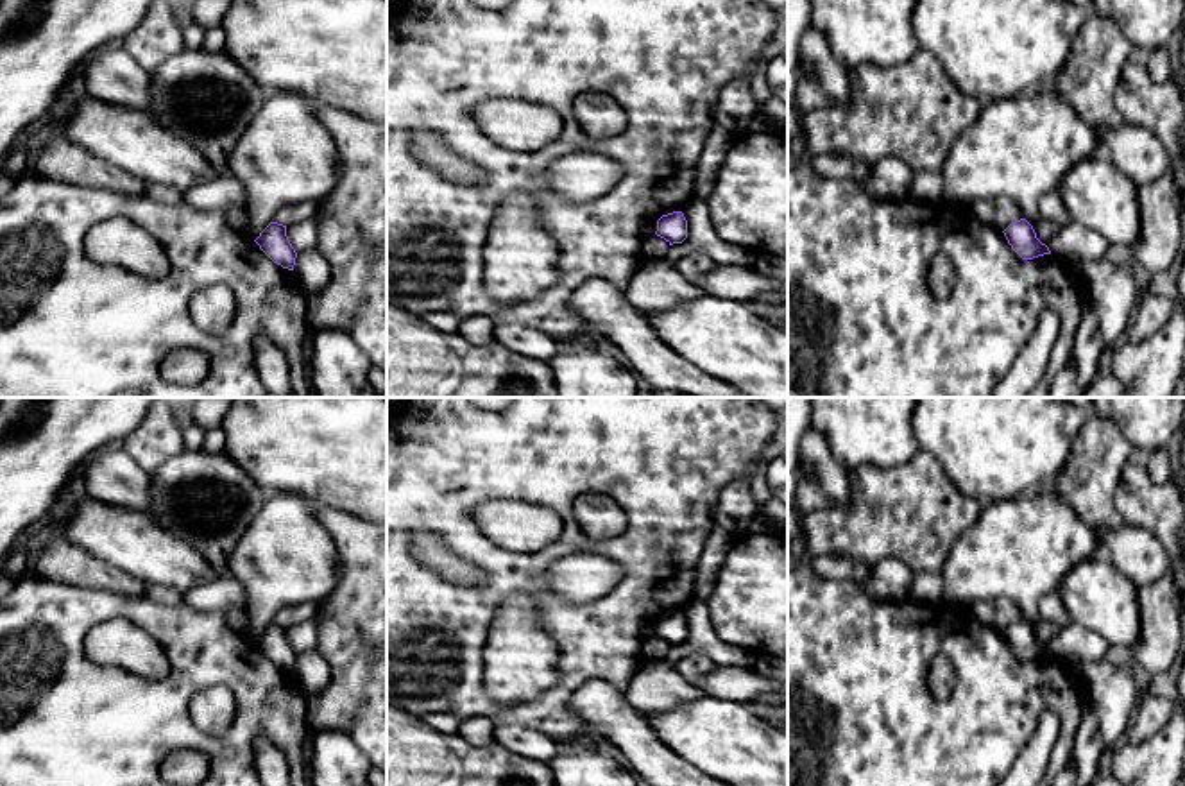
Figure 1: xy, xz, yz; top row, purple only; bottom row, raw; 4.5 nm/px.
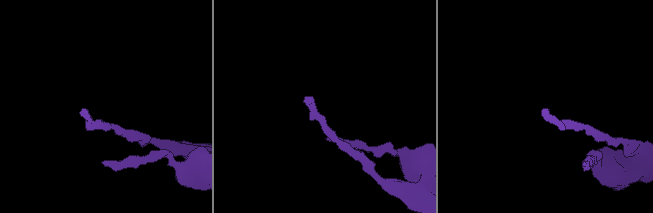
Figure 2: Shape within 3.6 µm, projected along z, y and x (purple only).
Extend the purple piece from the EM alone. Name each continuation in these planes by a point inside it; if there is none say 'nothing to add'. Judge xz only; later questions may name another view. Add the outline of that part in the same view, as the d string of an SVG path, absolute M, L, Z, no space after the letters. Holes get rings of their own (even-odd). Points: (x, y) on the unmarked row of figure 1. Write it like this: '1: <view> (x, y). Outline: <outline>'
nothing to add

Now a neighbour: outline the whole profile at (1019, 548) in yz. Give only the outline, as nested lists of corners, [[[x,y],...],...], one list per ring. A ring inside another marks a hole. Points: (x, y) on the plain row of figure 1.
[[[1047,485],[1019,500],[993,501],[952,544],[942,573],[942,602],[968,611],[976,602],[1008,598],[1036,630],[1042,621],[1040,600],[1054,593],[1061,577],[1078,562],[1101,551],[1101,539],[1103,530],[1087,526]]]

